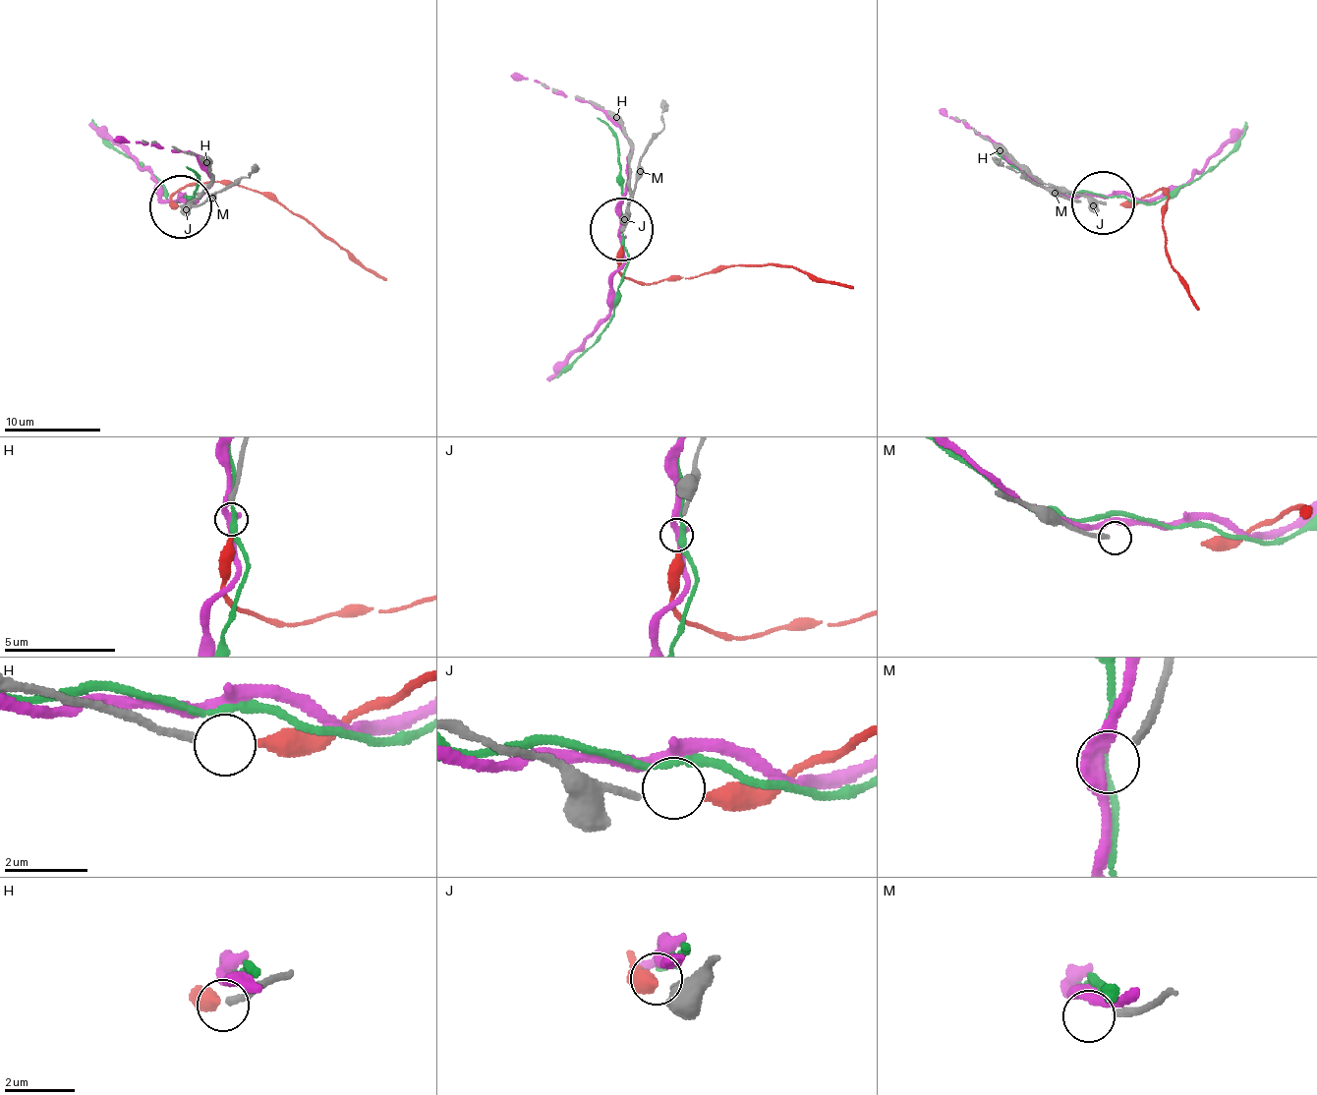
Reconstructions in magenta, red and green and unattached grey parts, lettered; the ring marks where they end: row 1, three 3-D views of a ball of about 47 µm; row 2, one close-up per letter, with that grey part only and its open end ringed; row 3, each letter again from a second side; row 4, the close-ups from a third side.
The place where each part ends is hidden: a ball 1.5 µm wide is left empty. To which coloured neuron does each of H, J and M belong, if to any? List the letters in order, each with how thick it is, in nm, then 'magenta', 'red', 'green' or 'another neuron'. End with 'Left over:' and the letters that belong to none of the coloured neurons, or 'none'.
H: calibre 190 nm; another neuron
J: calibre 160 nm; red
M: calibre 190 nm; another neuron
Left over: H, M

